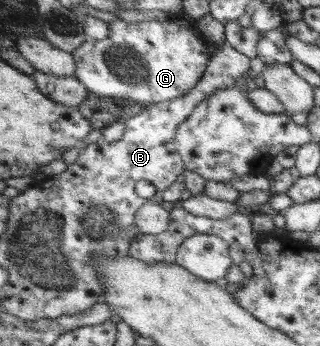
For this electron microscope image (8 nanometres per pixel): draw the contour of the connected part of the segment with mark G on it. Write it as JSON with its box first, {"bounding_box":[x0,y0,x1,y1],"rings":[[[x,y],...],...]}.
{"bounding_box":[73,19,214,106],"rings":[[[116,19],[109,26],[110,35],[106,39],[87,39],[73,53],[77,61],[76,77],[87,85],[90,93],[100,97],[131,99],[147,106],[176,99],[186,95],[199,84],[214,54],[206,47],[206,39],[200,33],[194,32],[192,28],[172,23],[168,19],[150,22]]]}

